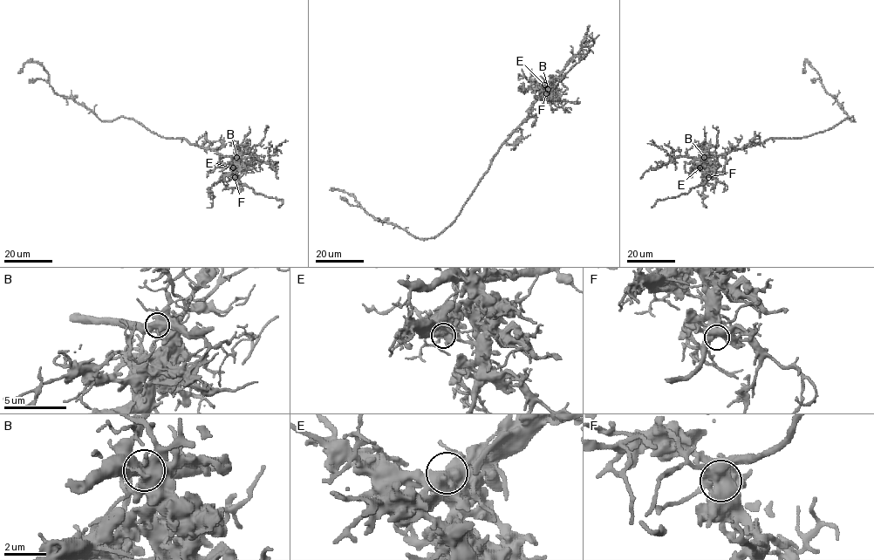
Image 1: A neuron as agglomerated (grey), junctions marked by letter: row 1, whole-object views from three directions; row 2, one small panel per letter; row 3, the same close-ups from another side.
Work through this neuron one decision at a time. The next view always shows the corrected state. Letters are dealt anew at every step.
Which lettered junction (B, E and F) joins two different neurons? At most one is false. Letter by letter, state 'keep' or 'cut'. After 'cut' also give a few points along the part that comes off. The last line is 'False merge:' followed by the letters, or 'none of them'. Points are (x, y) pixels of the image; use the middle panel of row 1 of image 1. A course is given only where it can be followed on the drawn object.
B: cut; foreign part runs (548, 89), (493, 158), (459, 215), (434, 236), (418, 238), (396, 225), (376, 221), (353, 196), (330, 189)
E: keep
F: keep
False merge: B

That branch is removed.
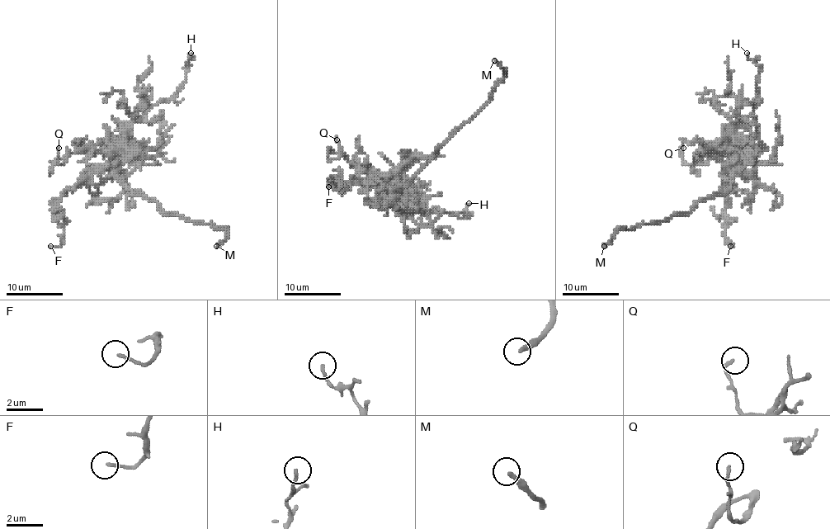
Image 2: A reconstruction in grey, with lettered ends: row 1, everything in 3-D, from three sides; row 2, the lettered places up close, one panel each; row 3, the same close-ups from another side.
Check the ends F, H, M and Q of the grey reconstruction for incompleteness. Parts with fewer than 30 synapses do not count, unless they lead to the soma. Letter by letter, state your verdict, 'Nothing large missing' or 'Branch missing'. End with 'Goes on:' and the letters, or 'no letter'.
F: Nothing large missing
H: Nothing large missing
M: Branch missing
Q: Nothing large missing
Goes on: M

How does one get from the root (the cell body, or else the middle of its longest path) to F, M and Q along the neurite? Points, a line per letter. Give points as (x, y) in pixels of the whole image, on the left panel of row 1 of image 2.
F: (124, 183), (108, 169), (98, 167), (78, 185), (68, 187), (53, 209), (63, 219), (63, 243), (50, 246)
M: (124, 183), (133, 192), (153, 199), (165, 213), (176, 213), (184, 219), (226, 229), (226, 238), (216, 246)
Q: (124, 183), (117, 175), (113, 148), (110, 153), (76, 151), (68, 153), (62, 165), (58, 148)

